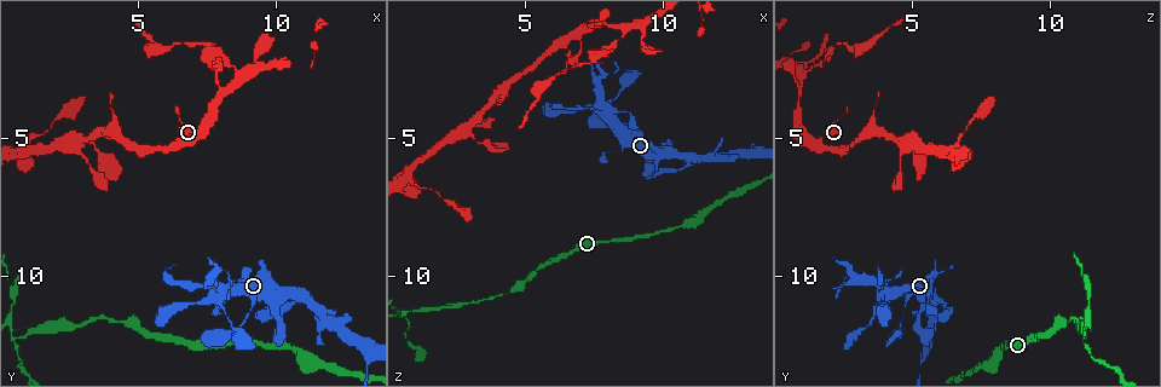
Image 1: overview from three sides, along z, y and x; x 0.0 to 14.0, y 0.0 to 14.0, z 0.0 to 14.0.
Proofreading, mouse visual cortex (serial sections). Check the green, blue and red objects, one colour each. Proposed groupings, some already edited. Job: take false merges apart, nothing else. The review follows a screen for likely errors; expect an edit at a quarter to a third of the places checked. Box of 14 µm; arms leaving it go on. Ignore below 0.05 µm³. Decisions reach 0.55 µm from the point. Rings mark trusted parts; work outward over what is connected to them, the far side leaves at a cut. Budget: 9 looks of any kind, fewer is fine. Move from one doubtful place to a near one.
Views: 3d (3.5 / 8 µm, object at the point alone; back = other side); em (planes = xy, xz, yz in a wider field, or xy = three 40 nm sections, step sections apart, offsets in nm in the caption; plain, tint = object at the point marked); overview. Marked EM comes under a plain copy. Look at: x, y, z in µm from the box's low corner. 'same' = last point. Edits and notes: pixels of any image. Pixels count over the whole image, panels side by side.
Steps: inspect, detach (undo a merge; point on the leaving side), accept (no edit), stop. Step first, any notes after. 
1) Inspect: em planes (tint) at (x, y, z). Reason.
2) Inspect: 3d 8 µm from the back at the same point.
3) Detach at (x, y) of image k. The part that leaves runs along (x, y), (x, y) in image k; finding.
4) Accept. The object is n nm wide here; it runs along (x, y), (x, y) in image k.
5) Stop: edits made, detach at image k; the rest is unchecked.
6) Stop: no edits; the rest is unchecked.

Inspect: em xy step 1 (tint) at (7.9, 10.9, 4.0).

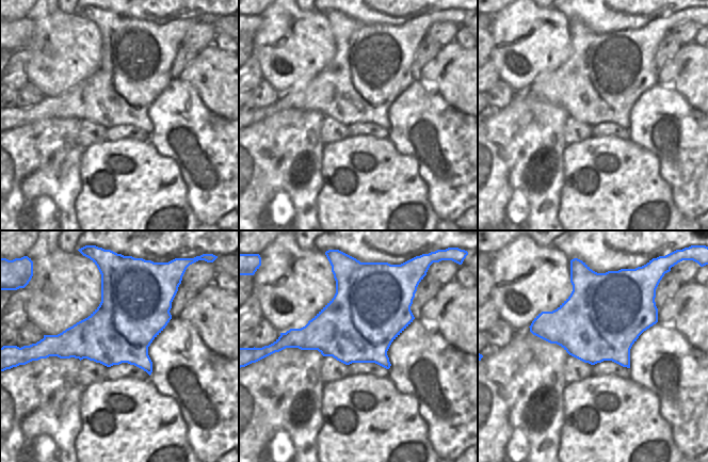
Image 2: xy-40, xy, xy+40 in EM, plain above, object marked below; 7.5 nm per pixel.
Inspect: 3d 3.5 µm at the same point. Wider look.

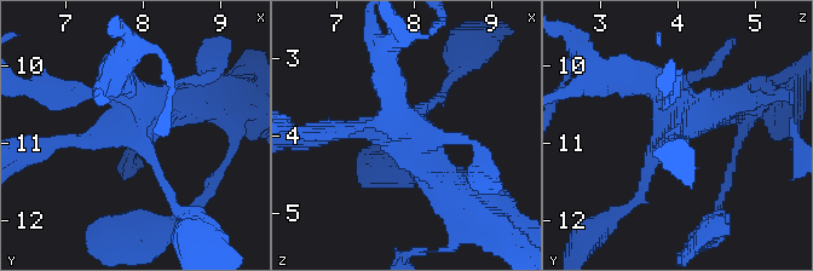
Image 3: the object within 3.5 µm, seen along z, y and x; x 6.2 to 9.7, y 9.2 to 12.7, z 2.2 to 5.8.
Accept. It runs along (457, 199), (425, 171), (387, 75) in image 3; continuous, no second cell.

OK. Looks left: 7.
Inspect: 3d 3.5 µm at (13.3, 13.2, 5.4). Thick turns thin.

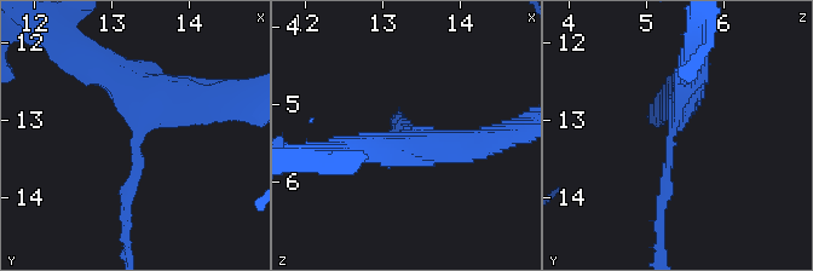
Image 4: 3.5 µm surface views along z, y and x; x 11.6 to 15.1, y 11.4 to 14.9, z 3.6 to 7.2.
Inspect: em xy step 3 (tint) at (13.30, 13.15, 5.35). 3 arms meet here; the arms are 150, 350, 400 nm wide.

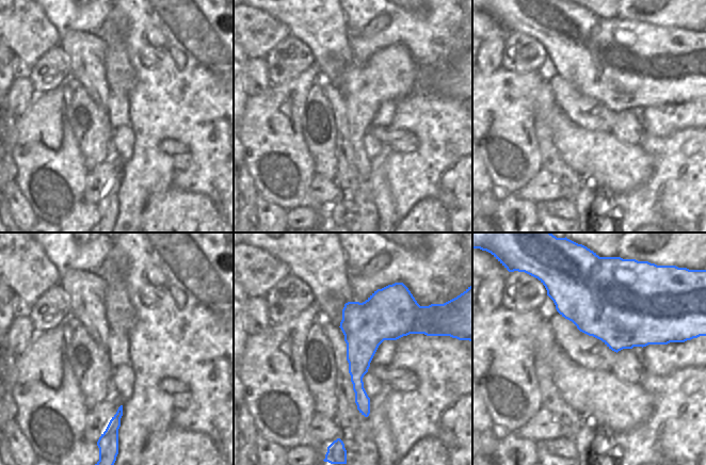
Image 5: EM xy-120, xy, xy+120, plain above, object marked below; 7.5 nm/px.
Accept. It runs along (691, 70), (669, 137), (673, 192) in image 4; all the same cell.

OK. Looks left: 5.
Inspect: 3d 3.5 µm at (7.0, 4.9, 1.2). Sudden change in width.

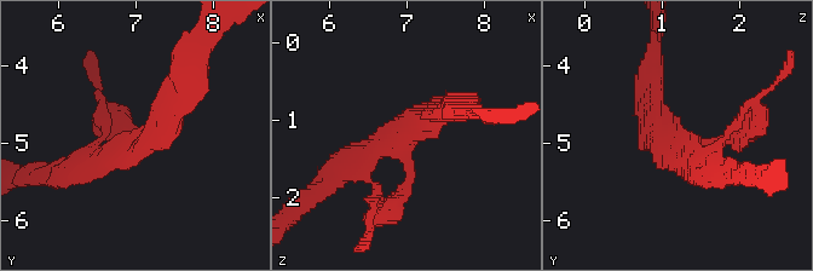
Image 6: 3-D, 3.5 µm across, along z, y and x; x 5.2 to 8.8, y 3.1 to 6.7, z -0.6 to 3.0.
Accept. 3 arms meet here; it runs along (393, 205), (409, 183), (404, 143), (453, 109) in image 6; one cell here.

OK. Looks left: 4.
Inspect: 3d 3.5 µm at (8.6, 2.7, 1.1). Sharp bend.

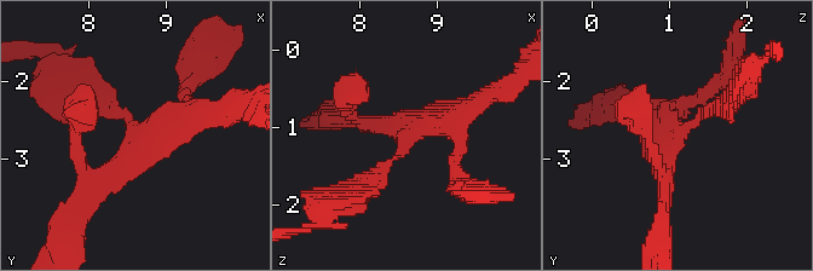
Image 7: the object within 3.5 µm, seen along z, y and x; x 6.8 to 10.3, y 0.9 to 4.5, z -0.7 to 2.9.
Inspect: em xy step 3 (tint) at (8.65, 2.80, 1.00). Need the tissue.

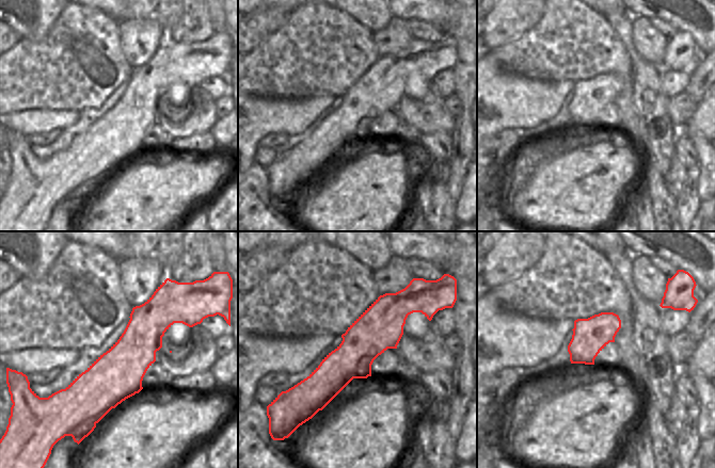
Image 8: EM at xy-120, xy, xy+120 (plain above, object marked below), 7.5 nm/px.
Detach at (365, 177) of image 7. A second cell is stuck on.

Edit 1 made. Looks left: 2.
Stop: edits made, detach at image 7; the rest is unchecked.

